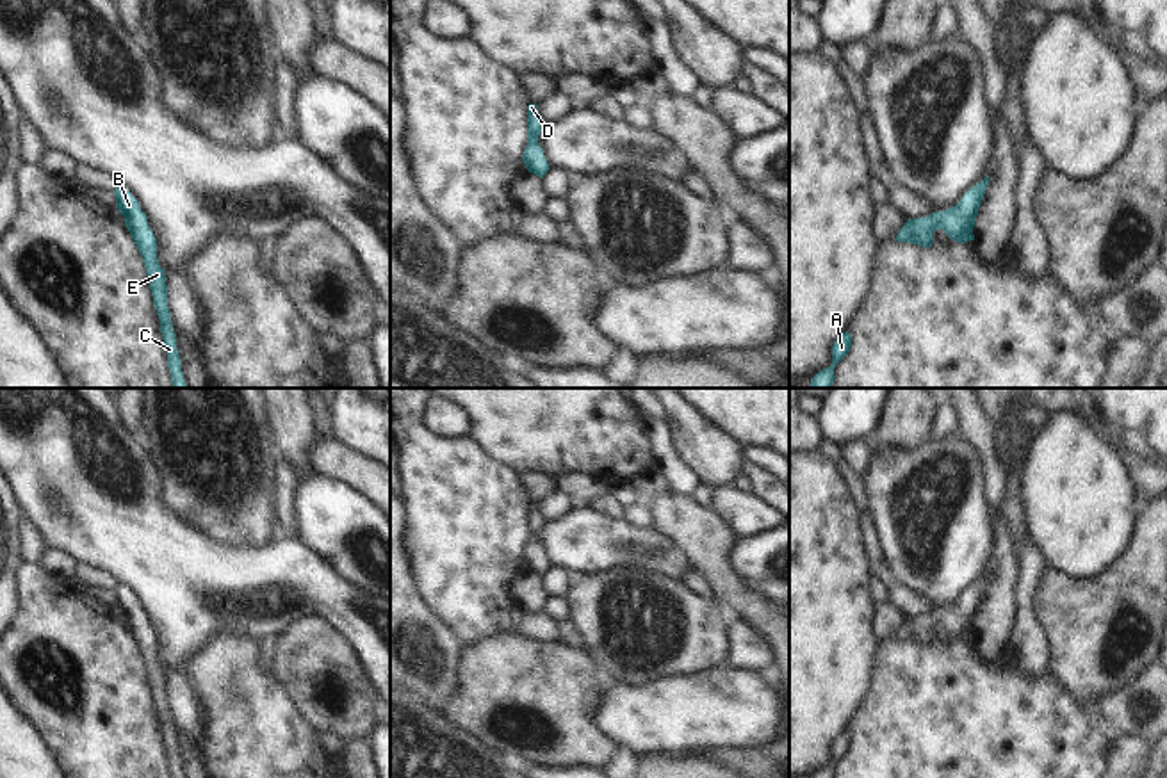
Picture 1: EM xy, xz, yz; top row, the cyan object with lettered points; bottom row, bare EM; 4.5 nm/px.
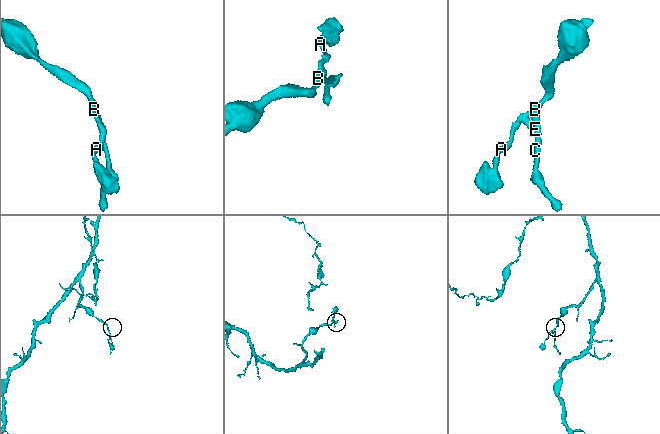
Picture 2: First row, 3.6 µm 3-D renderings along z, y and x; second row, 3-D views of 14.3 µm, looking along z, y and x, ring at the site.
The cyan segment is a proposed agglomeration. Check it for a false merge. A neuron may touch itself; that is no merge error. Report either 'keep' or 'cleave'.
keep

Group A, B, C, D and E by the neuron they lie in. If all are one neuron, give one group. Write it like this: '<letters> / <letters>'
A B C D E

